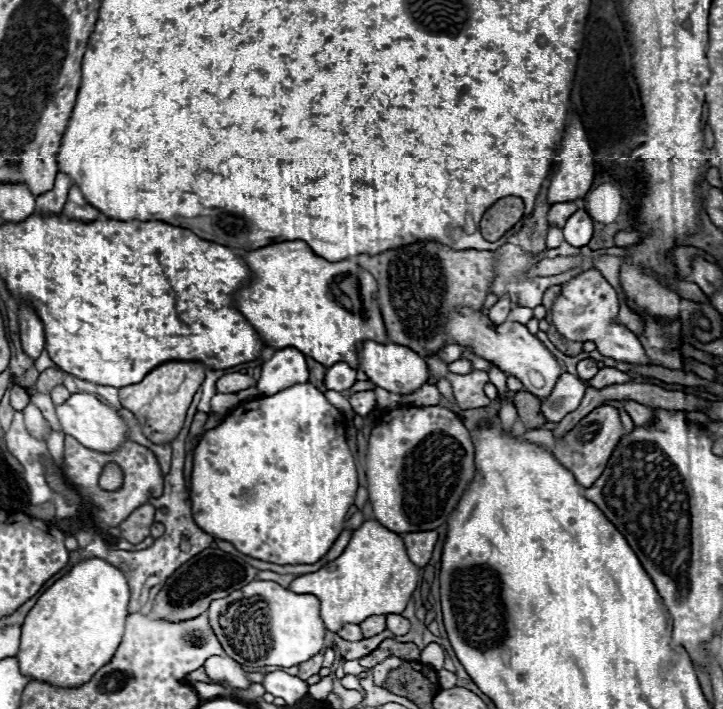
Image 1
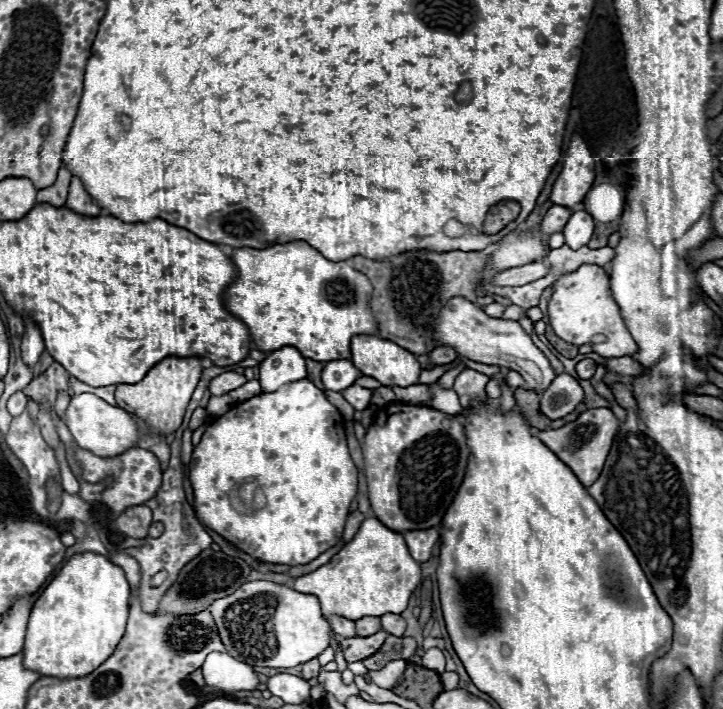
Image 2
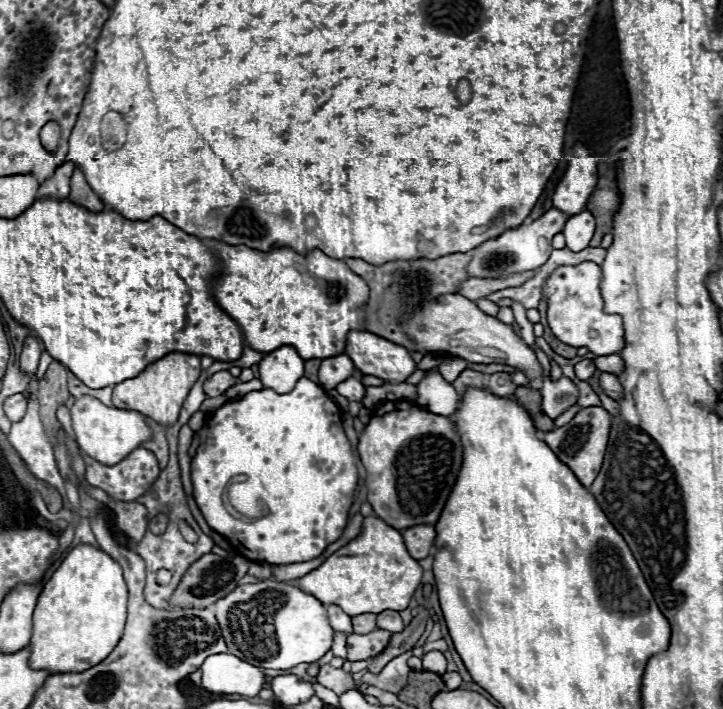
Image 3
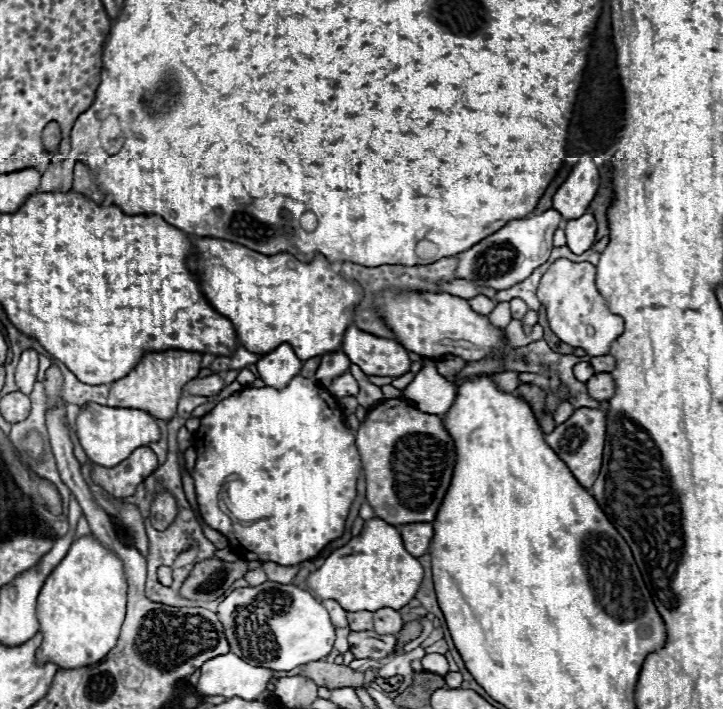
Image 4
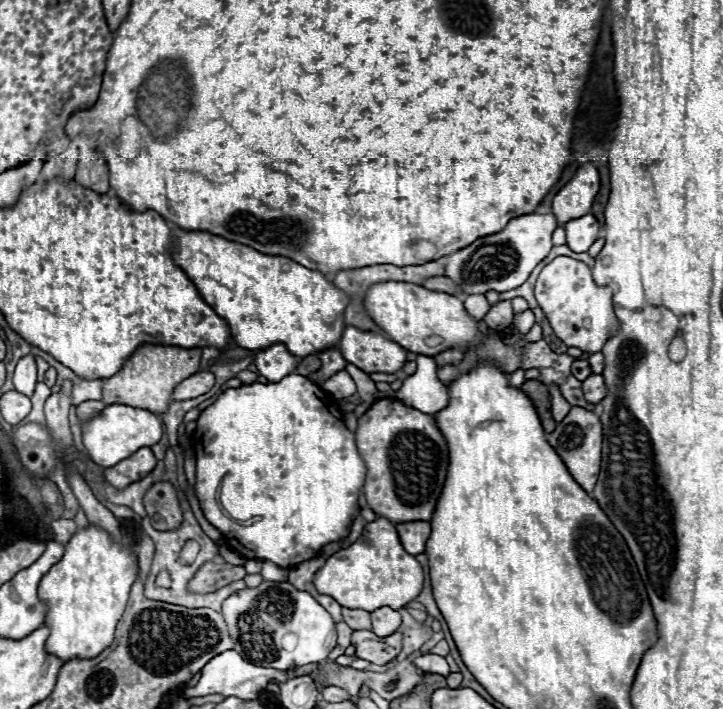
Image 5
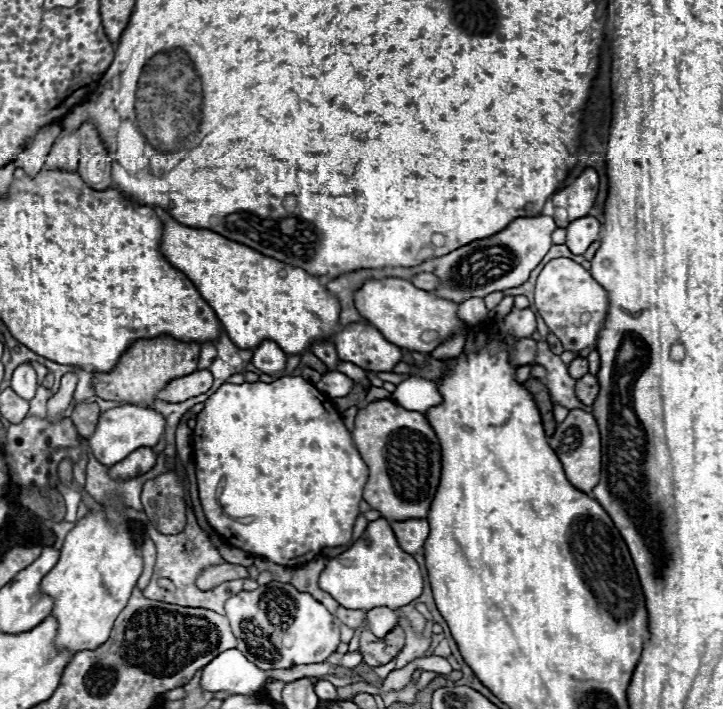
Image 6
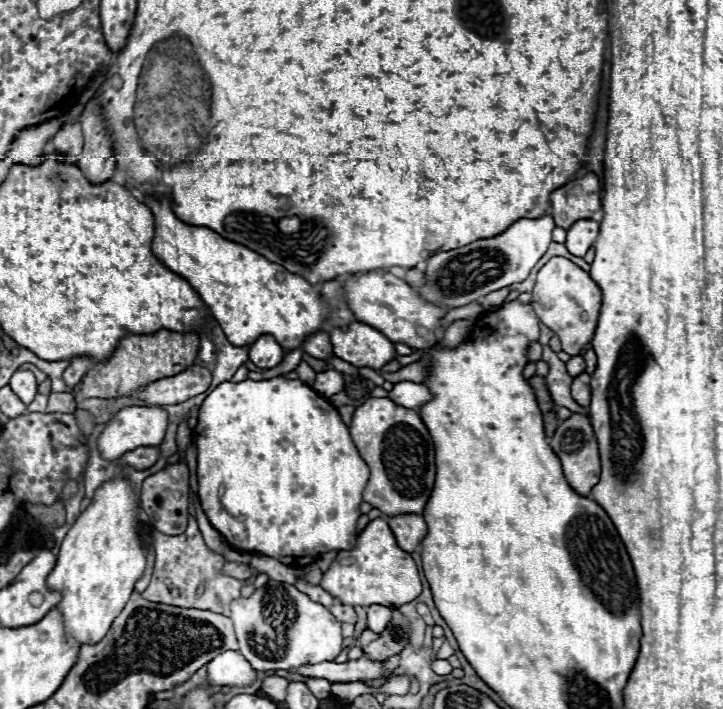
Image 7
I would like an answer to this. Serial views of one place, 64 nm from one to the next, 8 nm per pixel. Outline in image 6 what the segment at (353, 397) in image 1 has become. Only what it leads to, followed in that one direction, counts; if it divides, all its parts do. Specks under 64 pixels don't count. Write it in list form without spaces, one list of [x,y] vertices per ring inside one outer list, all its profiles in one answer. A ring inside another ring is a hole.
[[[326,372],[320,382],[316,384],[316,388],[324,394],[328,394],[330,398],[340,398],[340,396],[346,396],[352,388],[352,380],[342,374],[342,372]]]

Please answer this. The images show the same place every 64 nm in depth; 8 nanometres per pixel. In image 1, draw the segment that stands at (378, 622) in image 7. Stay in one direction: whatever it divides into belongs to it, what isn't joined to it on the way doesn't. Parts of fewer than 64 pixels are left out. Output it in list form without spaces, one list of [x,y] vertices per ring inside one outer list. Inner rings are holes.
[[[388,614],[386,616],[386,628],[394,634],[394,636],[404,636],[410,630],[410,622],[406,618],[402,618],[400,614]]]

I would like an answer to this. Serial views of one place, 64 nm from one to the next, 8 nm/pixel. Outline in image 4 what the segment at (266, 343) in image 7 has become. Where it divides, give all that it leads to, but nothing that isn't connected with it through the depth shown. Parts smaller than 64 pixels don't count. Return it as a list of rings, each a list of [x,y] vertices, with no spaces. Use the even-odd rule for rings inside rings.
[[[280,344],[268,354],[262,354],[256,362],[260,378],[266,382],[266,386],[284,388],[302,368],[302,360],[294,354],[294,350],[288,344]]]

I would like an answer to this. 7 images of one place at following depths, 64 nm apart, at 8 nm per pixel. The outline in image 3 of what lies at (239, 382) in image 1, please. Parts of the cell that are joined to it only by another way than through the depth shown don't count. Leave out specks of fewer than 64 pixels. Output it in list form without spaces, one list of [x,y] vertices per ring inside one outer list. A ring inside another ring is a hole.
[[[226,370],[224,372],[216,372],[212,374],[204,384],[202,384],[202,390],[206,396],[214,398],[214,396],[220,396],[224,390],[228,390],[232,384],[236,384],[238,378],[232,378]]]

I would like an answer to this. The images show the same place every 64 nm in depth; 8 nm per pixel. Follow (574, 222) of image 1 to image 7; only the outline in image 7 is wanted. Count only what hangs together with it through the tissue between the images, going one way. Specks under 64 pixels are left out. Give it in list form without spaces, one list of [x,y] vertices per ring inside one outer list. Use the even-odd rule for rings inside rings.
[[[578,220],[568,228],[568,238],[566,238],[566,248],[574,256],[584,256],[588,248],[594,244],[598,238],[598,222],[594,220]]]

